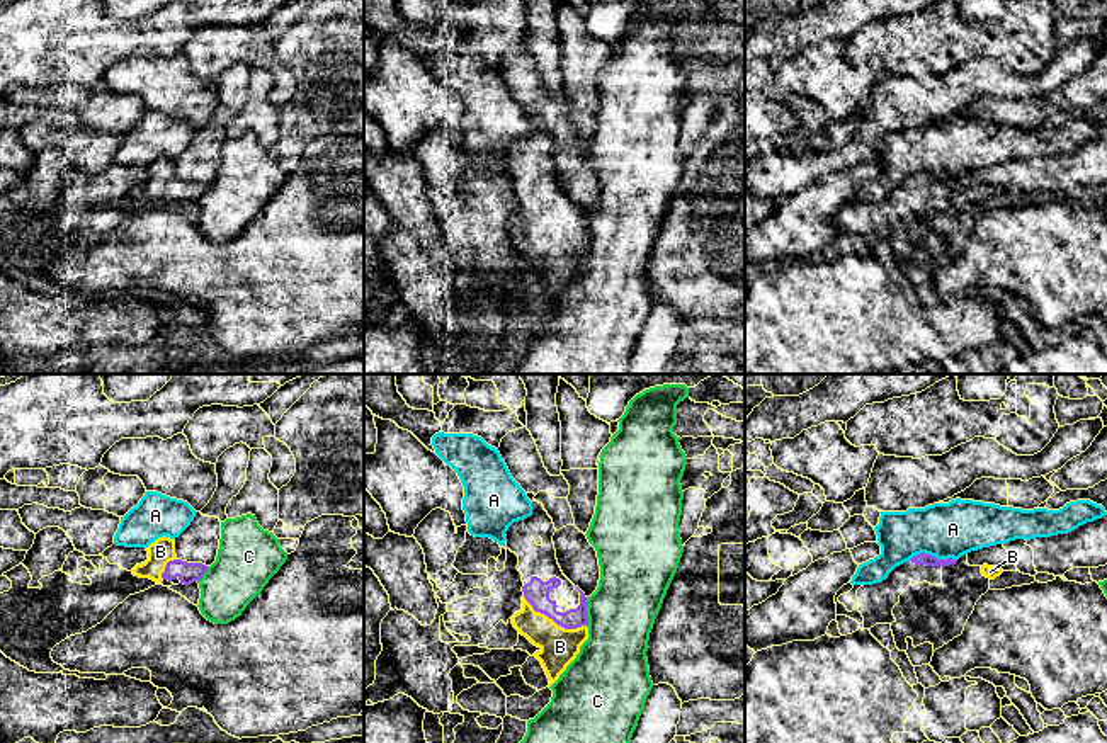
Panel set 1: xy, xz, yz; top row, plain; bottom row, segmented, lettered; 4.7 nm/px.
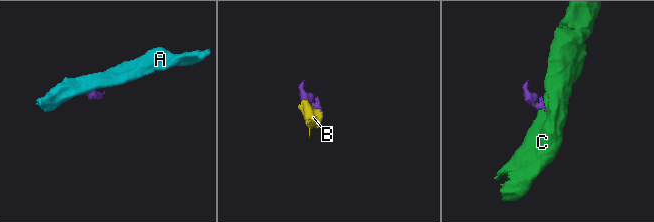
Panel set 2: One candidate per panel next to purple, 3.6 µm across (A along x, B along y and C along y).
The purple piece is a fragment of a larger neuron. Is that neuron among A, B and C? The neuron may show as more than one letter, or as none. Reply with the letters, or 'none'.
B

